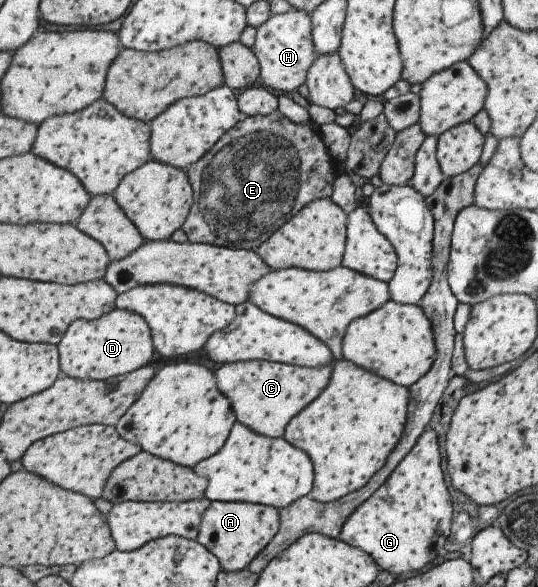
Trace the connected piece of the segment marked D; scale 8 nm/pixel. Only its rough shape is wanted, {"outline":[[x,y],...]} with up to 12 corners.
{"outline":[[117,307],[76,319],[62,375],[95,381],[149,364],[144,317]]}

